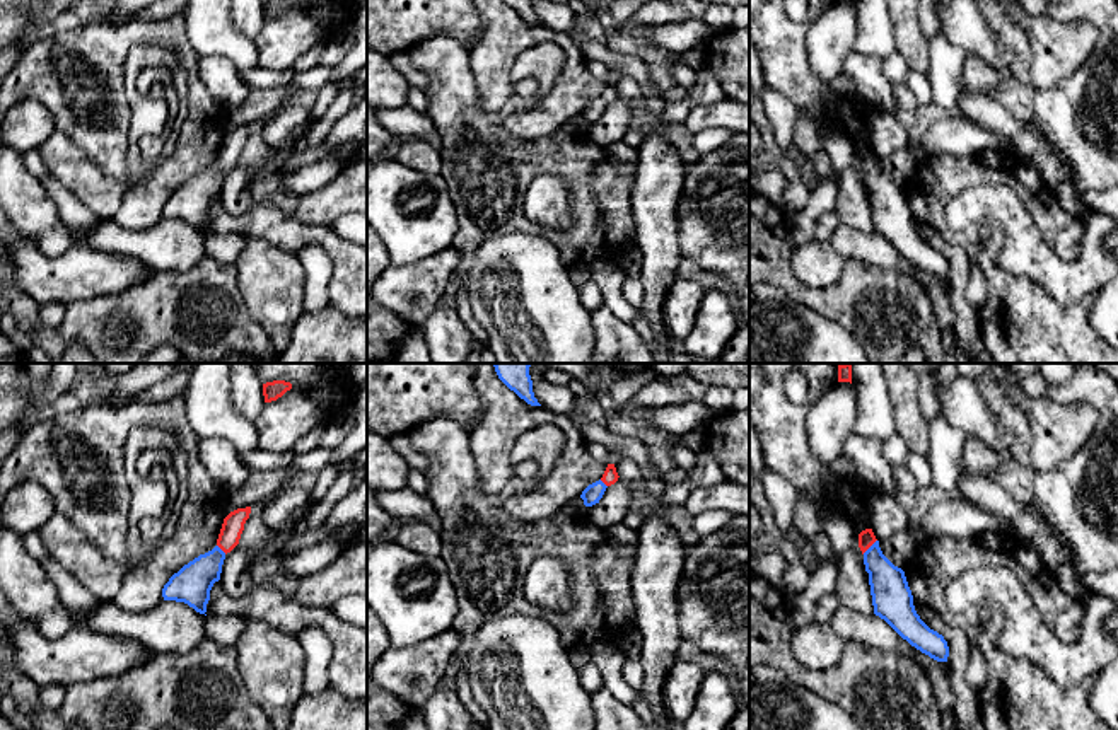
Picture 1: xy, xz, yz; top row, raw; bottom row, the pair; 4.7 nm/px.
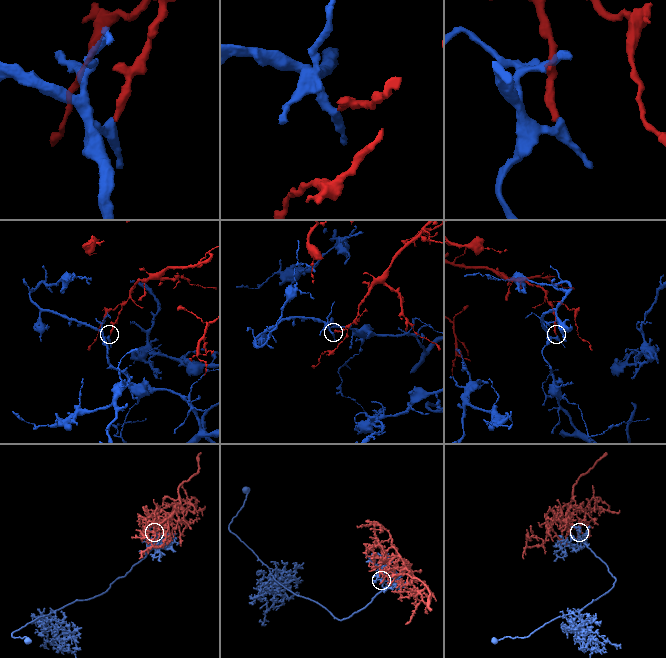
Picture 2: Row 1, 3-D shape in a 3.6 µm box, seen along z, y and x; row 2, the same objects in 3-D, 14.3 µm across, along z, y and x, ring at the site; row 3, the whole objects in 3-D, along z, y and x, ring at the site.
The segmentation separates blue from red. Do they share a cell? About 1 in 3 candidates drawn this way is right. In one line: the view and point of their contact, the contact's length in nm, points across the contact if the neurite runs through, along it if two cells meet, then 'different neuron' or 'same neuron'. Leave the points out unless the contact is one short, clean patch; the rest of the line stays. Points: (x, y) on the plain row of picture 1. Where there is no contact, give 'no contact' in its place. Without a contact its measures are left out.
contact yz (871, 164); length 100 nm; border yz (876, 157), (862, 171); different neuron

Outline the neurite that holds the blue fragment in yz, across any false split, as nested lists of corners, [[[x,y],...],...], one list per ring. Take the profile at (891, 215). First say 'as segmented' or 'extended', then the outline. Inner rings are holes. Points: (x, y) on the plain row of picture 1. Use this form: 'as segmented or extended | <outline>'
as segmented | [[[879,159],[864,171],[864,182],[869,191],[874,232],[922,271],[947,280],[947,259],[920,237],[905,189],[882,172]]]

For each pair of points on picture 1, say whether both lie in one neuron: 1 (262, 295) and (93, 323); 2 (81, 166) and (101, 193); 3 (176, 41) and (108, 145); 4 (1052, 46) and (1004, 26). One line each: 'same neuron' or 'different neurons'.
1: different neurons
2: same neuron
3: same neuron
4: different neurons

